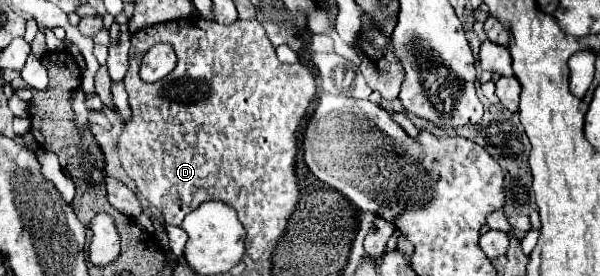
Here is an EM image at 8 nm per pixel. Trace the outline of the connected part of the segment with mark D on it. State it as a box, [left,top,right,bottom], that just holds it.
[119,16,315,260]

